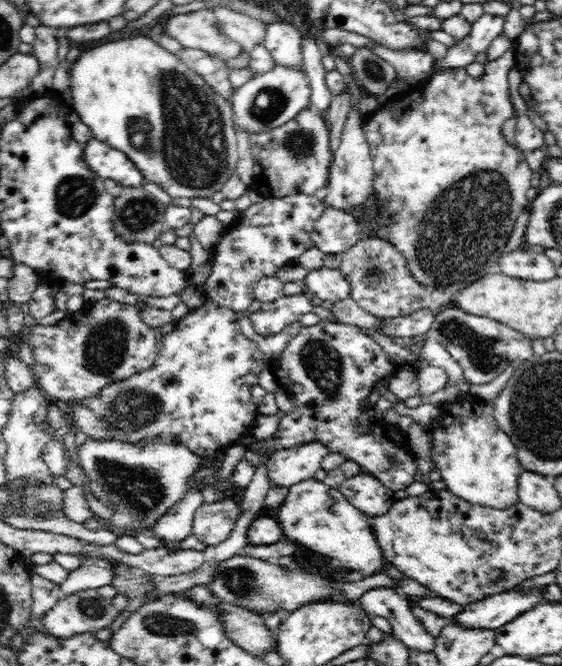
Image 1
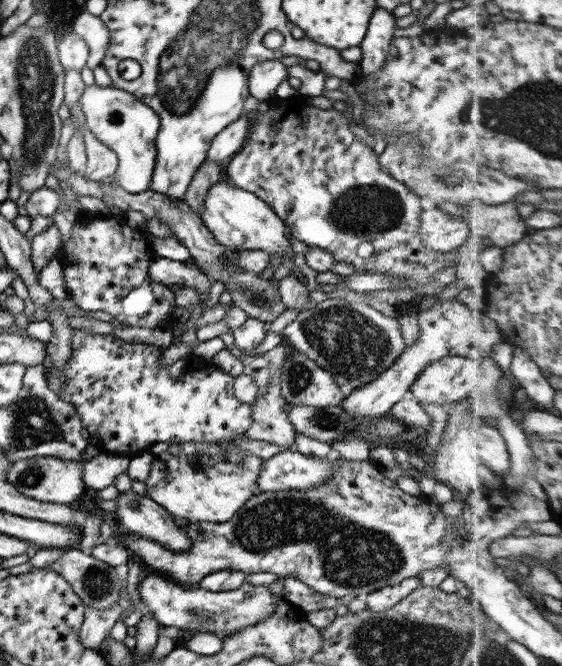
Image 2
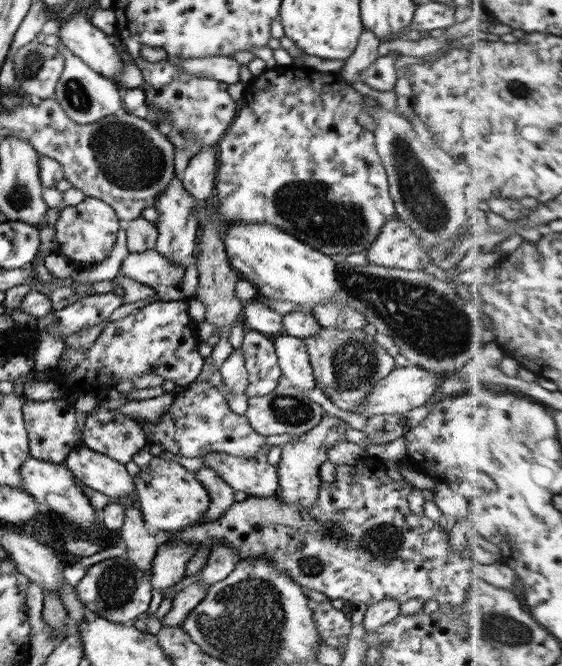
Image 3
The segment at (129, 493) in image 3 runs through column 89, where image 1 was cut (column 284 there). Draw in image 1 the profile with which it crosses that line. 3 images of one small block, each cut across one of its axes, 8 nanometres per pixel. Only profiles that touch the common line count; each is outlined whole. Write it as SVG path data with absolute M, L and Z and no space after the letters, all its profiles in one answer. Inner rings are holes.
M315 442L274 451L264 464L271 488L290 489L290 486L310 480L328 453L325 446Z

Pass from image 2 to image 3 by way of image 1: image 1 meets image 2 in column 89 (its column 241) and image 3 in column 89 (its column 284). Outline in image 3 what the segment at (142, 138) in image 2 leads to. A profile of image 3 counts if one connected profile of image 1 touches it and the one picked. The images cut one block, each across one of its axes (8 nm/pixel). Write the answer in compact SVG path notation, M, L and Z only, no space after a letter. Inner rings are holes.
M57 42L56 51L62 56L62 69L54 88L53 98L63 112L76 123L95 122L104 116L123 110L120 103L121 90L110 80L91 70L78 56L75 56L63 43Z

